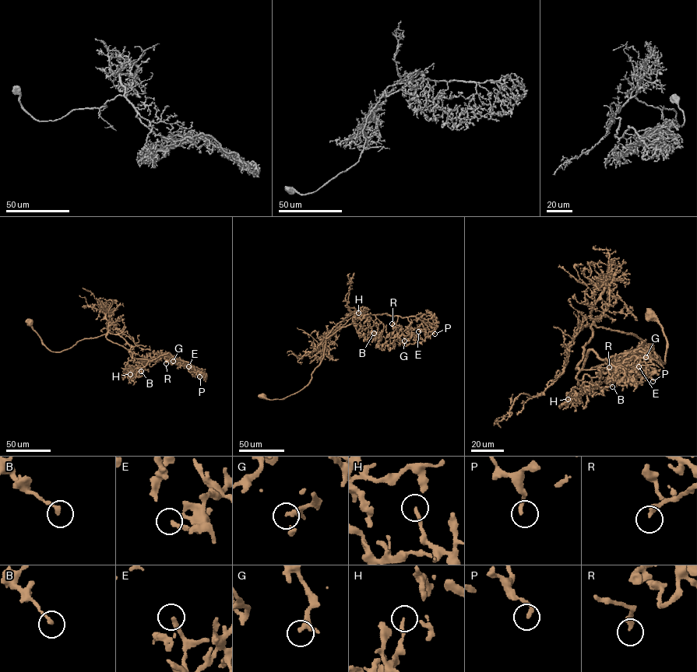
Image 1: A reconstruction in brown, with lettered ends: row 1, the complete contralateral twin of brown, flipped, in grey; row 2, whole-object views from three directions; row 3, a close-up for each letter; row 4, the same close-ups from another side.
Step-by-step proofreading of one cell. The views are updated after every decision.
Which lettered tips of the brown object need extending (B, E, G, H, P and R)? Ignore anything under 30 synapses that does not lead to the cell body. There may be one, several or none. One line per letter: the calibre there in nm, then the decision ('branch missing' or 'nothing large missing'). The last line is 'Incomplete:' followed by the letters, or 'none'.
B: calibre 220 nm; nothing large missing
E: calibre 220 nm; branch missing
G: calibre 320 nm; nothing large missing
H: calibre 130 nm; nothing large missing
P: calibre 190 nm; nothing large missing
R: calibre 280 nm; branch missing
Incomplete: E, R

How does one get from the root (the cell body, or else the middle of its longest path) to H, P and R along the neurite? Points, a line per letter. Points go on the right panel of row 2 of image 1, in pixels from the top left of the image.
H: (650, 316), (664, 363), (636, 335), (592, 325), (568, 399)
P: (650, 316), (664, 363), (636, 335), (592, 325), (576, 368), (592, 350), (627, 371), (652, 367), (652, 381)
R: (650, 316), (666, 341), (664, 363), (636, 335), (592, 325), (576, 368), (592, 350), (609, 367)

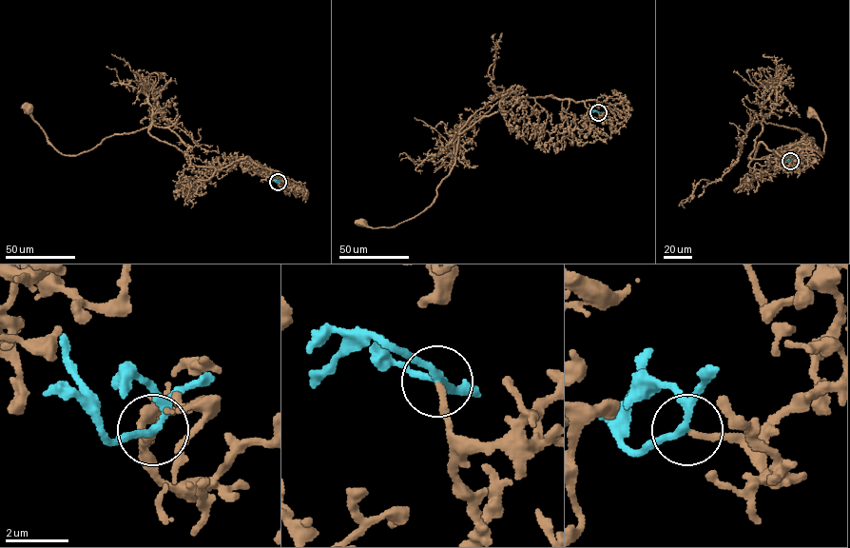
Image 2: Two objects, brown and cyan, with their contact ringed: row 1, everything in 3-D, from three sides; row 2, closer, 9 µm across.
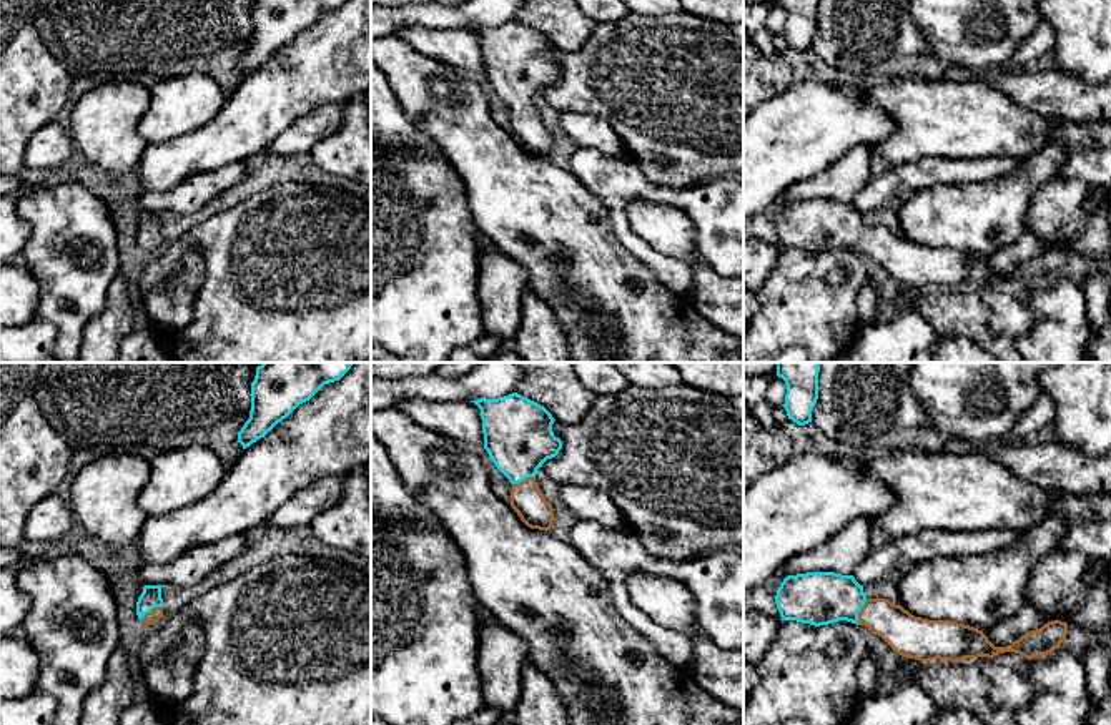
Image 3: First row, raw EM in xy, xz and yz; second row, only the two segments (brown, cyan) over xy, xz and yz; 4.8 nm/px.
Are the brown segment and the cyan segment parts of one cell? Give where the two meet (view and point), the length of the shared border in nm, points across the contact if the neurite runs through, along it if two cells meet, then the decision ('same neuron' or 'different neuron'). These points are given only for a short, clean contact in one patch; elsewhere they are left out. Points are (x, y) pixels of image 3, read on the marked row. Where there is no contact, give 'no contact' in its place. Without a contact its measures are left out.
yz (859, 612) | 140 nm | across yz (903, 632), (878, 614), (859, 612), (844, 599), (819, 599) | same neuron

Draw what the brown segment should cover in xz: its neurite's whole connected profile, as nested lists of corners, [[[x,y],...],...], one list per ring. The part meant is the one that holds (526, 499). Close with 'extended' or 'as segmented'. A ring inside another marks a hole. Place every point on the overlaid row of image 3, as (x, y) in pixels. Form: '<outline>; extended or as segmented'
[[[517,392],[471,402],[481,409],[484,449],[512,484],[511,507],[527,527],[551,530],[554,509],[536,474],[562,449],[562,441],[552,432],[556,419],[544,406]]]; extended

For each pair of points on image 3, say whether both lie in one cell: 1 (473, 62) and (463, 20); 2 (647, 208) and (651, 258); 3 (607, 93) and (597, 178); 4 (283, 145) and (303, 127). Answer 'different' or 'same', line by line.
1: different
2: different
3: different
4: same

